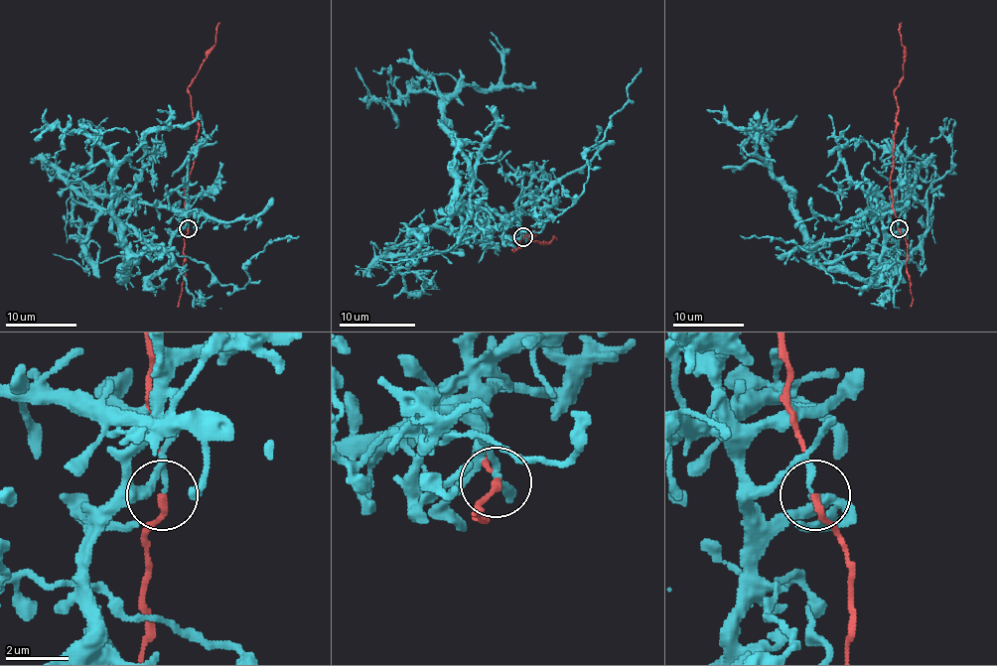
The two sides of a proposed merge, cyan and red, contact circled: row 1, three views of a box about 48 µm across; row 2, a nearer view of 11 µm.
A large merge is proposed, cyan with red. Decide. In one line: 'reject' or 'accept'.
reject

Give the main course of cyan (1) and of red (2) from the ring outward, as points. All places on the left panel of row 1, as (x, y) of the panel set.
1: (187, 228), (166, 247), (128, 262), (112, 215), (112, 178), (148, 134), (169, 127), (169, 114), (157, 109)
2: (187, 228), (186, 186), (198, 153), (198, 121), (191, 109), (189, 85), (215, 44), (219, 22)

